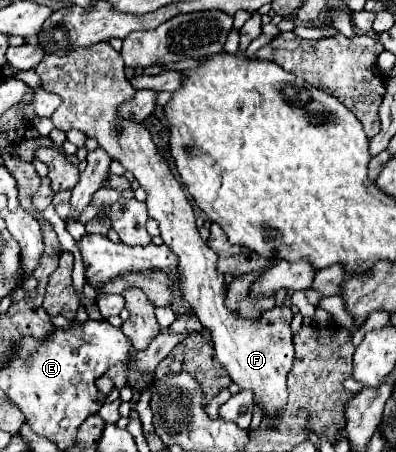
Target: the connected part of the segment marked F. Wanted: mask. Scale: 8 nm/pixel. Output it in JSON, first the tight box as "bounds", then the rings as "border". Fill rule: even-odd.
{"bounds":[36,43,294,421],"border":[[[96,43],[88,49],[74,49],[64,57],[44,55],[44,59],[36,65],[36,73],[44,83],[44,91],[62,97],[60,107],[50,117],[54,127],[60,131],[80,129],[88,137],[94,137],[98,145],[106,149],[112,159],[118,159],[124,169],[132,171],[140,187],[146,189],[148,215],[160,223],[160,237],[180,261],[176,269],[182,273],[182,281],[178,285],[180,295],[194,307],[200,323],[212,333],[218,361],[226,367],[230,379],[240,387],[240,391],[248,389],[254,393],[254,403],[262,409],[266,421],[274,419],[288,399],[286,373],[290,371],[294,359],[290,331],[292,311],[290,307],[274,307],[260,319],[248,321],[232,315],[232,311],[224,307],[224,277],[216,273],[216,253],[200,237],[192,205],[180,181],[172,175],[146,125],[136,123],[134,119],[122,119],[116,113],[116,109],[124,101],[132,101],[132,95],[136,93],[124,77],[124,61],[120,53],[108,43]]]}

